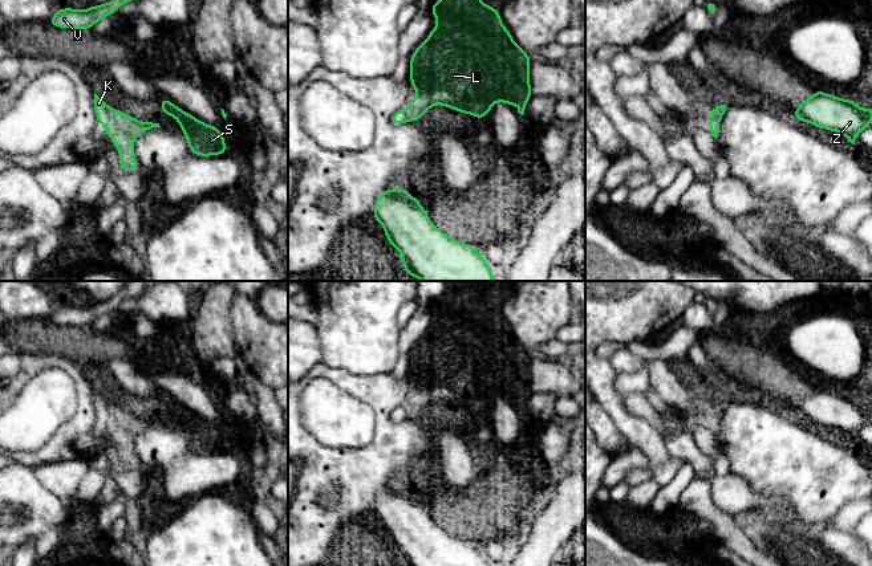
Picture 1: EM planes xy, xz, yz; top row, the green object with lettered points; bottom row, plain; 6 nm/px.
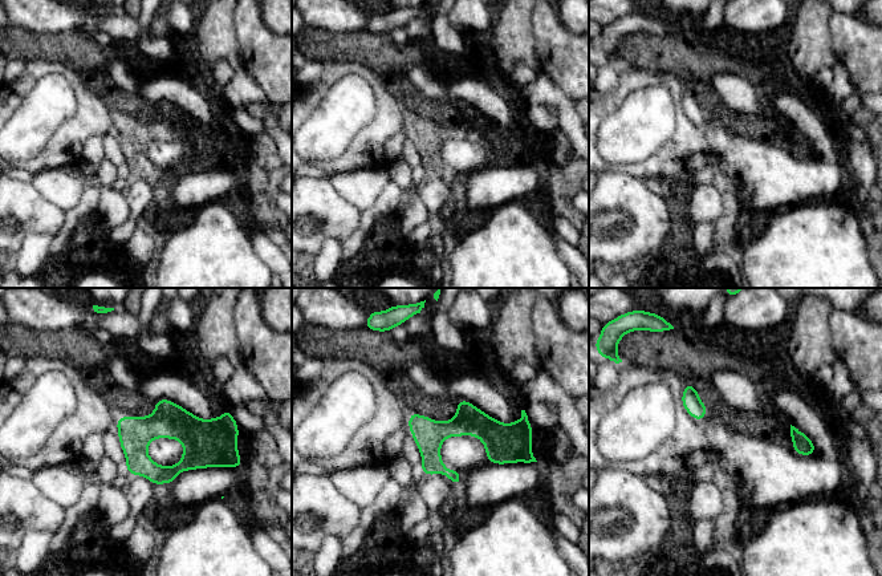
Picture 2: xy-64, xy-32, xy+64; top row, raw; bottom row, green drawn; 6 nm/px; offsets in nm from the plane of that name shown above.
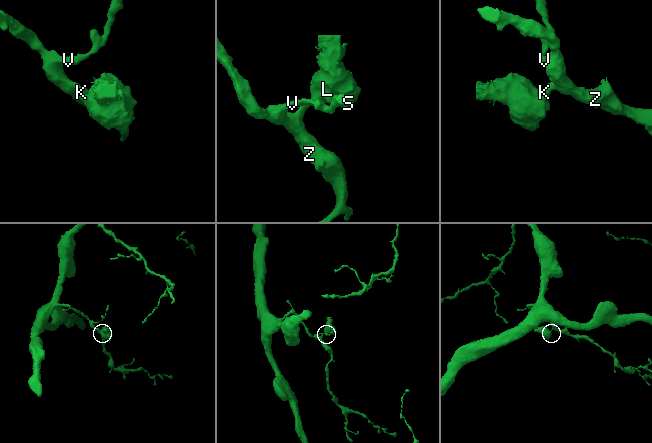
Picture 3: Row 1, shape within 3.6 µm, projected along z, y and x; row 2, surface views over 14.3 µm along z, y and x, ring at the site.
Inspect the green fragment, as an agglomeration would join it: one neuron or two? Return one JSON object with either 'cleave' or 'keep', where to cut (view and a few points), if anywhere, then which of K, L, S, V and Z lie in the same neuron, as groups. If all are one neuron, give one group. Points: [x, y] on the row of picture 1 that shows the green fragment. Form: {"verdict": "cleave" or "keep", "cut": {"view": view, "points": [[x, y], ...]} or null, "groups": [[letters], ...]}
{"verdict": "keep", "cut": null, "groups": [["K", "L", "S", "V", "Z"]]}

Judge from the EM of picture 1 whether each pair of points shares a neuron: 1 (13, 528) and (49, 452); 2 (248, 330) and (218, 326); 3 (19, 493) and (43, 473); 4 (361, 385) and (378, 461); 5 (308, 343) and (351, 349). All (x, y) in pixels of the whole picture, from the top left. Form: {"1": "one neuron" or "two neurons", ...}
{"1": "two neurons", "2": "two neurons", "3": "two neurons", "4": "one neuron", "5": "two neurons"}

